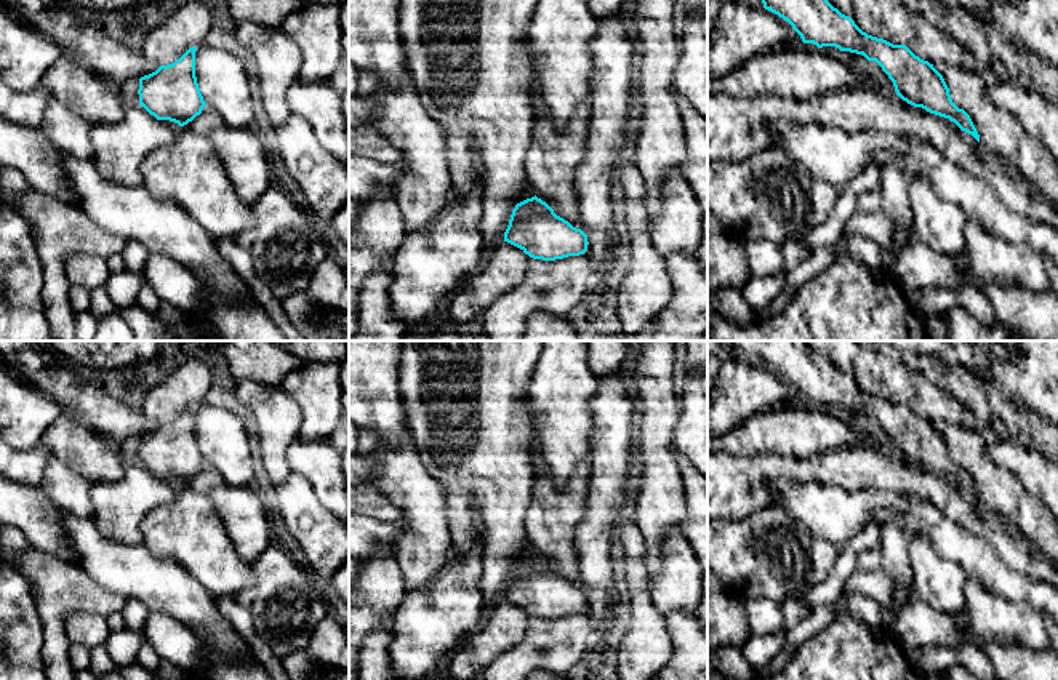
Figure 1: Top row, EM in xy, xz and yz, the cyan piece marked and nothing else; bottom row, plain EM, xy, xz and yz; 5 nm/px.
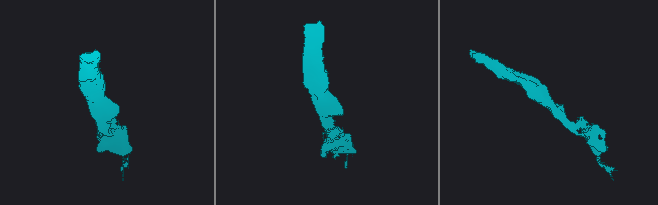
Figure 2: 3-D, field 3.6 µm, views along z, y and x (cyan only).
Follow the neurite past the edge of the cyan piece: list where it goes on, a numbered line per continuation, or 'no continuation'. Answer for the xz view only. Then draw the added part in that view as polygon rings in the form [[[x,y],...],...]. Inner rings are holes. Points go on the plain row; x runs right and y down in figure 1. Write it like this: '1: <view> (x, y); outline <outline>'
no continuation

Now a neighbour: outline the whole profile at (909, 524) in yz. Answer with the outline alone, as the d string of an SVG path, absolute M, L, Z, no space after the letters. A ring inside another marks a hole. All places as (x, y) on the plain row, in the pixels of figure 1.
M877 510L874 514L874 522L877 525L895 522L896 525L908 530L909 533L914 533L919 530L919 522L916 518L908 517L908 515L900 515L898 518L893 520L887 510Z

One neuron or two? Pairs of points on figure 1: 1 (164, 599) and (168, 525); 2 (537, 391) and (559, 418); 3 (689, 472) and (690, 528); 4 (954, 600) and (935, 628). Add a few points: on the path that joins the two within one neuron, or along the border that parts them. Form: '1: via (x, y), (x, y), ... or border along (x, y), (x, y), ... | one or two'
1: border along (143, 543), (152, 552), (175, 559), (196, 580) | two
2: via (543, 397), (557, 412) | one
3: via (690, 487), (690, 514) | one
4: border along (914, 596), (948, 615) | two

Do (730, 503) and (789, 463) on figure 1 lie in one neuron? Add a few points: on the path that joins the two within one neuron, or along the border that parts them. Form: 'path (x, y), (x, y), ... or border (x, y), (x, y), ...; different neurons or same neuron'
path (743, 488), (762, 469), (775, 468); same neuron

